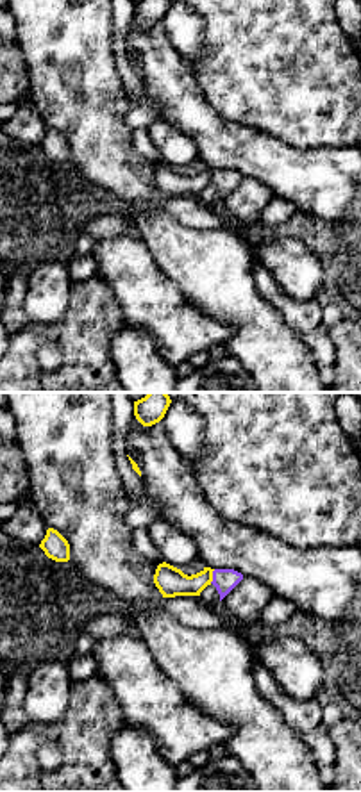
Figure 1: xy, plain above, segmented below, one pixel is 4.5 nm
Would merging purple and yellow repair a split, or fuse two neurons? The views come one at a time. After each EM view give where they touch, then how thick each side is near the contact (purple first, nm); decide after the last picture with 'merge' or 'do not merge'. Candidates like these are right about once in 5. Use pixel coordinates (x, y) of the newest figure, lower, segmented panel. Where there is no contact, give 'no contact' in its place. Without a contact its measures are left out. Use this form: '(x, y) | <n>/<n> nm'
(213, 577) | 100/130 nm

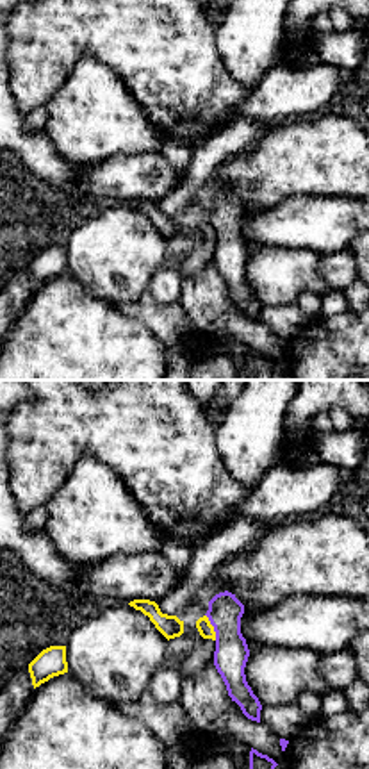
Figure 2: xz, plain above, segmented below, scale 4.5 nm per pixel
(213, 625) | 160/70 nm

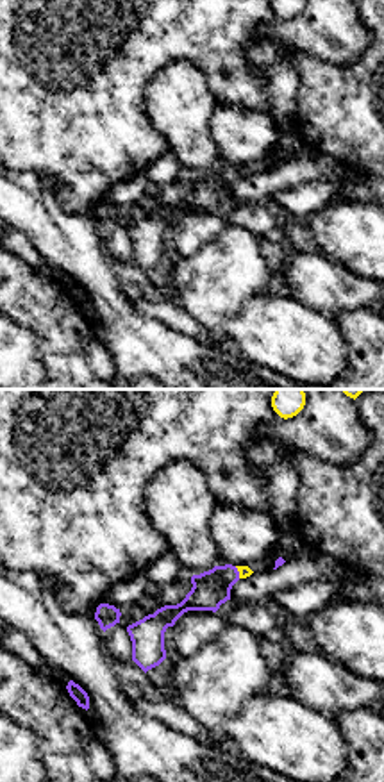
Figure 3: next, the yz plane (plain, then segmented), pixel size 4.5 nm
(238, 572) | 160/50 nm

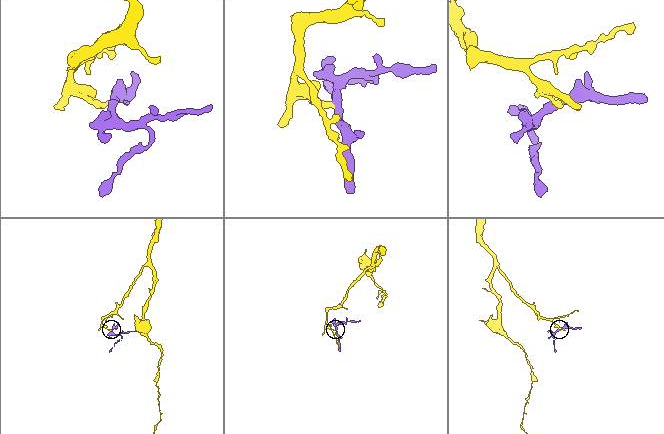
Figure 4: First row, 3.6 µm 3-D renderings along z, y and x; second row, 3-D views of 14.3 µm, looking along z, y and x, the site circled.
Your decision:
do not merge

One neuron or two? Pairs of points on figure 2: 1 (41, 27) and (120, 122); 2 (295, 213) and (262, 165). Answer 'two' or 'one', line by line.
1: two
2: two

